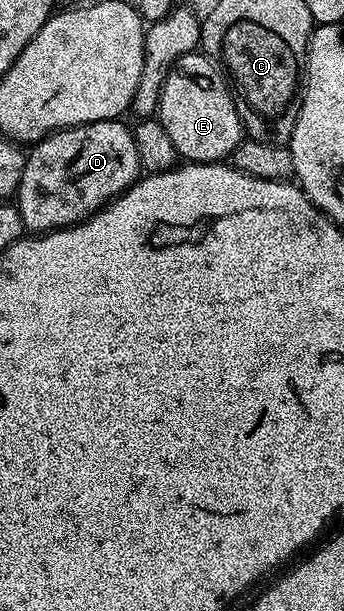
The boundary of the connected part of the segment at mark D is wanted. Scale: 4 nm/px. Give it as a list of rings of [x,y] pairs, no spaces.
[[[119,119],[116,121],[93,121],[87,125],[77,125],[71,129],[59,129],[56,133],[51,133],[49,137],[43,137],[27,152],[26,166],[24,167],[24,175],[20,179],[20,187],[16,194],[16,204],[20,215],[22,216],[23,226],[31,234],[49,233],[52,229],[61,229],[69,227],[85,221],[87,217],[91,217],[99,209],[103,209],[108,202],[113,201],[115,197],[119,197],[130,185],[134,184],[140,176],[140,166],[138,163],[138,152],[136,151],[136,143],[134,142],[134,134],[131,126],[125,125],[125,120]]]

